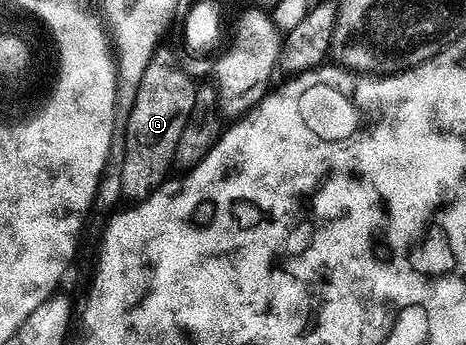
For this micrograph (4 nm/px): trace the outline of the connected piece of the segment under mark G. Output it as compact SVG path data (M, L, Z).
M162 58L152 60L145 70L131 107L125 137L121 181L124 201L138 202L149 198L149 194L172 175L177 141L181 139L181 130L185 130L185 122L189 122L196 87L196 81L191 81L189 73Z

